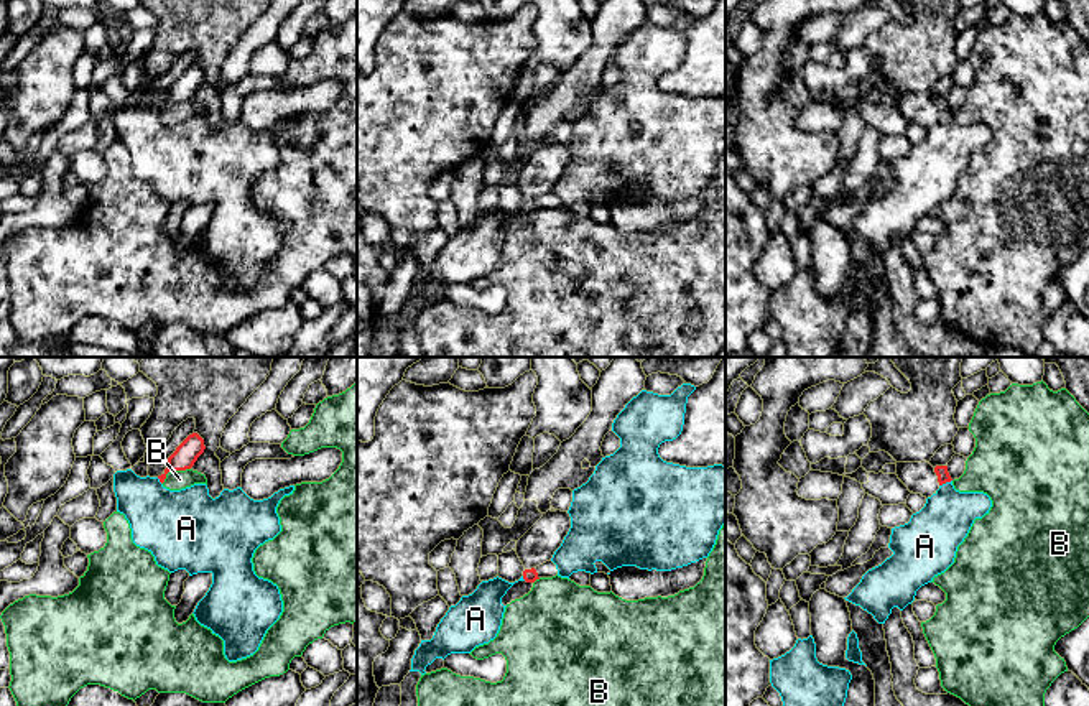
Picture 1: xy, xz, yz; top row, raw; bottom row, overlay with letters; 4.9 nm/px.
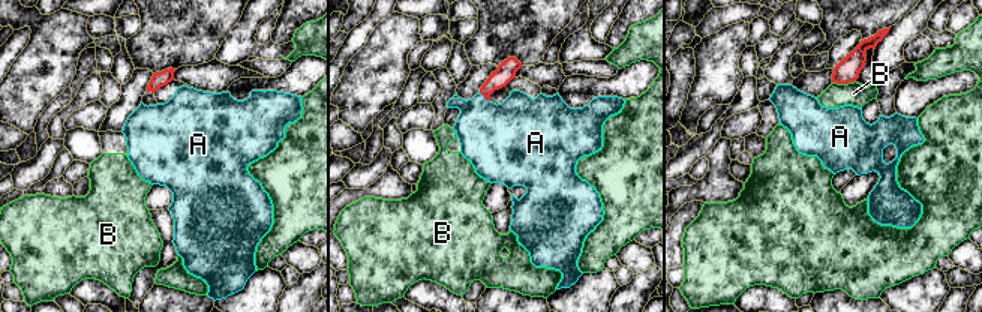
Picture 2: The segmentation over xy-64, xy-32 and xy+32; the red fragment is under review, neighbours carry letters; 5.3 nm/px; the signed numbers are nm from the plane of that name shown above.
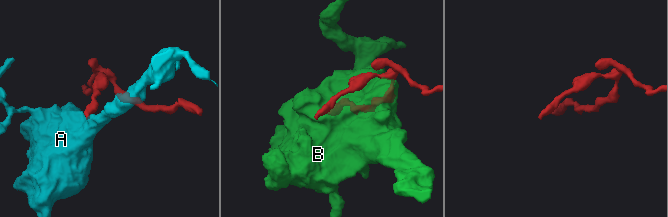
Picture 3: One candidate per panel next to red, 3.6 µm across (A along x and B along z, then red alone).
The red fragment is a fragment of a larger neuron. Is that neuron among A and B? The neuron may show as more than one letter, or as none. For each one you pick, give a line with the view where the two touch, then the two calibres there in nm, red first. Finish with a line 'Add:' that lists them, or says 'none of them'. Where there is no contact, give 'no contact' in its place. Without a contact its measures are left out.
A: meets red in yz; 60 nm thick on the red side, 260 nm on the other
Add: A

